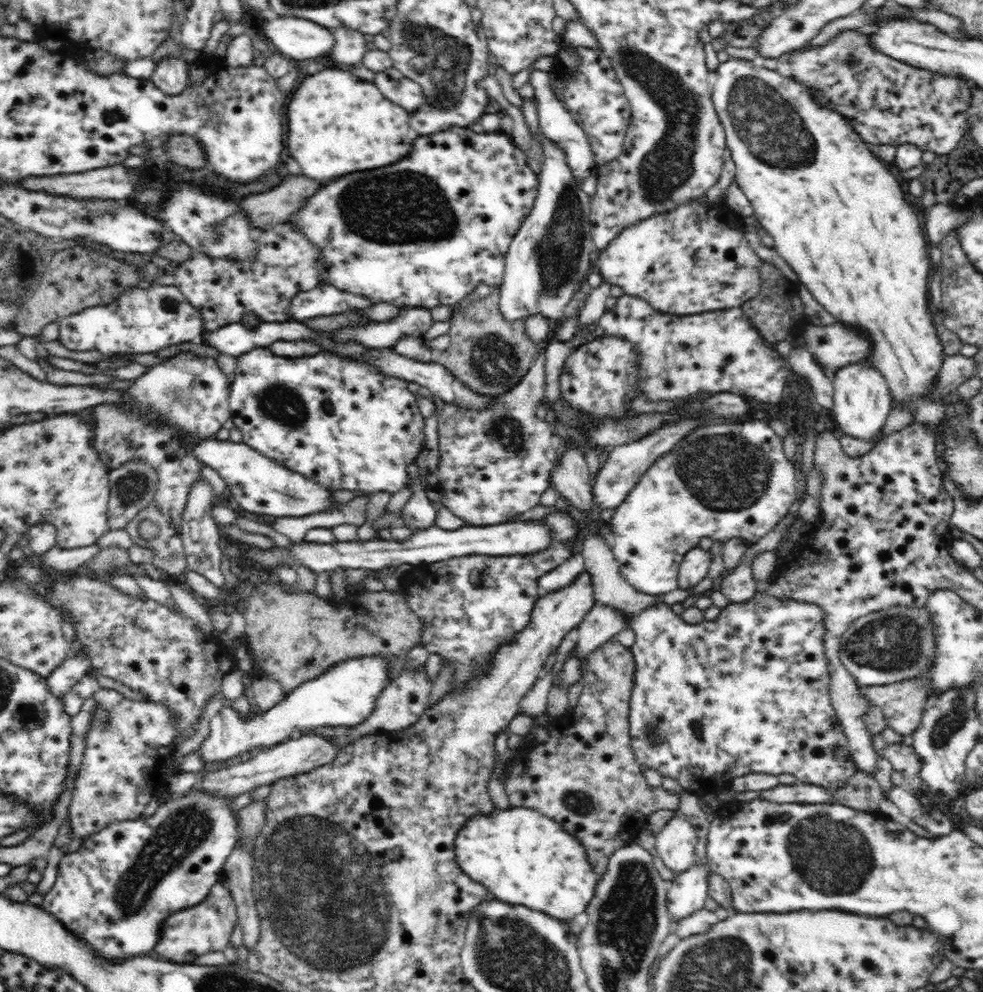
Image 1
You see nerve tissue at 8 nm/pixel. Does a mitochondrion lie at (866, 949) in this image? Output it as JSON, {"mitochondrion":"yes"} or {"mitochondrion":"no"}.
{"mitochondrion":"no"}

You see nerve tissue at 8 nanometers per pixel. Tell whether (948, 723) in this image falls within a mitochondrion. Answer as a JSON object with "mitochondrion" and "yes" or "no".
{"mitochondrion":"yes"}

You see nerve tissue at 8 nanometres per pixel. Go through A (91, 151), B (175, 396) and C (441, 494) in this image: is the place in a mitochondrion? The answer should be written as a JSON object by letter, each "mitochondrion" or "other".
{"A":"other","B":"mitochondrion","C":"other"}

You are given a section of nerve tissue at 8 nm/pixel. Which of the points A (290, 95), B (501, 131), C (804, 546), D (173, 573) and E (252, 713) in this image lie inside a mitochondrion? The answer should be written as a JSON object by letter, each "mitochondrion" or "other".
{"A":"other","B":"other","C":"other","D":"other","E":"other"}

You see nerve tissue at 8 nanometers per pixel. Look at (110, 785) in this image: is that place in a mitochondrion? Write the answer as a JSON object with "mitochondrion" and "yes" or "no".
{"mitochondrion":"no"}

